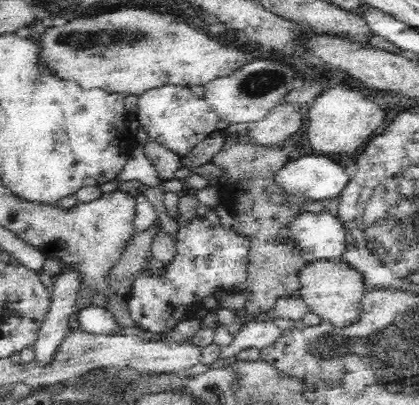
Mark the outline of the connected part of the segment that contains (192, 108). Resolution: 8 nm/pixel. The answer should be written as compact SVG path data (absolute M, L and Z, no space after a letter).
M166 85L147 90L138 96L136 114L150 140L180 156L185 156L196 144L209 138L218 124L218 117L210 113L202 99L190 88L182 86Z

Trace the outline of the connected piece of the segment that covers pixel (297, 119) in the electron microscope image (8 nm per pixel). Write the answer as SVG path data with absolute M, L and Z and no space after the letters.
M276 105L274 110L271 110L268 116L264 117L264 120L248 125L246 138L256 146L271 147L294 137L301 124L302 111L297 111L294 105Z

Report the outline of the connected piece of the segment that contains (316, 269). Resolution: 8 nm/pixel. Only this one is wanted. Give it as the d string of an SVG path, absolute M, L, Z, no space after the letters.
M316 261L305 264L296 276L298 279L298 300L306 306L307 312L314 312L322 324L342 329L355 320L355 307L365 293L362 276L350 269L344 261Z

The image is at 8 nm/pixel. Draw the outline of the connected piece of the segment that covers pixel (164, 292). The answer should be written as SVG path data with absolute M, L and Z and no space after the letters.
M196 217L191 221L191 223L185 223L179 218L176 220L179 223L179 232L177 239L175 241L175 249L176 249L176 256L174 257L174 262L171 265L164 266L162 274L155 275L152 271L148 272L148 275L141 274L144 277L136 277L136 282L134 283L133 289L129 292L128 296L126 297L127 304L129 306L129 311L131 312L131 317L133 318L135 324L139 326L140 329L144 329L144 331L148 331L150 333L156 334L163 334L167 333L171 329L176 326L176 324L182 321L184 318L189 317L190 312L194 310L197 306L201 303L201 299L206 296L214 296L219 291L235 291L235 292L242 292L243 283L246 282L246 270L248 266L248 258L249 258L249 246L250 241L247 240L246 236L236 233L233 228L224 228L222 225L218 225L216 227L212 227L208 225L208 223L204 220L203 217Z

